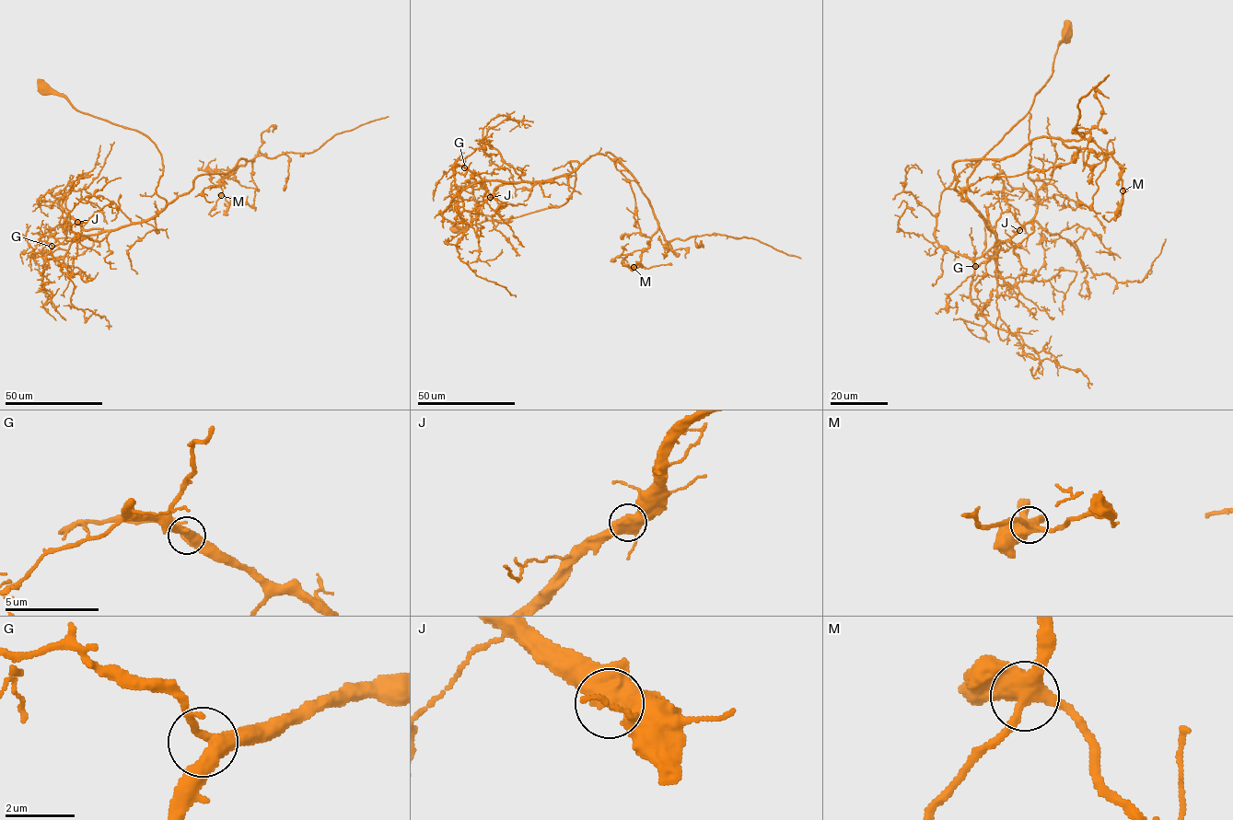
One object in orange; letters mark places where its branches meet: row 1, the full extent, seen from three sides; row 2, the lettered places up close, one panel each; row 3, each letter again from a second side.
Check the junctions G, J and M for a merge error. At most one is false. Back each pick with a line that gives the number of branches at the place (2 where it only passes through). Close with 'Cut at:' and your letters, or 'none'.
Cut at: none

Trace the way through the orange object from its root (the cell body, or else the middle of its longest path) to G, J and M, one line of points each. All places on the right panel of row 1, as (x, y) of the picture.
G: (1068, 35), (1029, 110), (968, 179), (966, 197), (997, 242), (994, 256), (975, 266)
J: (1068, 35), (1029, 110), (967, 181), (966, 197), (997, 242), (1019, 230)
M: (1068, 35), (1029, 110), (968, 179), (970, 202), (955, 189), (954, 163), (1052, 137), (1109, 154), (1122, 190)

